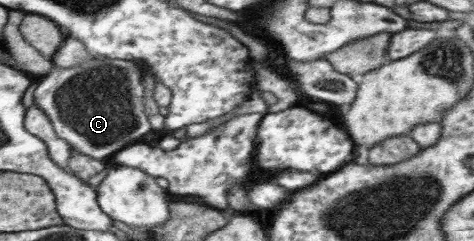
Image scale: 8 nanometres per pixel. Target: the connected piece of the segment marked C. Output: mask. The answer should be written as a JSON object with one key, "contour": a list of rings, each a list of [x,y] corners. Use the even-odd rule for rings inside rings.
{"contour":[[[86,58],[81,61],[81,63],[77,63],[77,65],[73,65],[73,67],[67,67],[67,69],[52,66],[51,69],[49,69],[49,73],[46,73],[39,79],[39,83],[34,91],[34,104],[28,108],[27,121],[25,121],[25,125],[29,125],[29,133],[36,134],[38,138],[41,138],[41,141],[45,142],[47,155],[49,155],[49,159],[53,161],[53,164],[61,169],[66,169],[67,172],[71,172],[71,174],[75,178],[79,178],[81,182],[87,182],[90,177],[93,177],[106,168],[106,163],[103,161],[105,157],[109,157],[109,155],[115,153],[115,151],[120,151],[120,149],[123,149],[123,147],[129,145],[129,143],[137,142],[137,139],[139,139],[141,135],[149,133],[149,123],[147,123],[147,117],[143,115],[143,105],[141,105],[143,85],[141,85],[141,71],[139,71],[137,63],[135,61],[102,59],[103,61],[97,58]]]}

